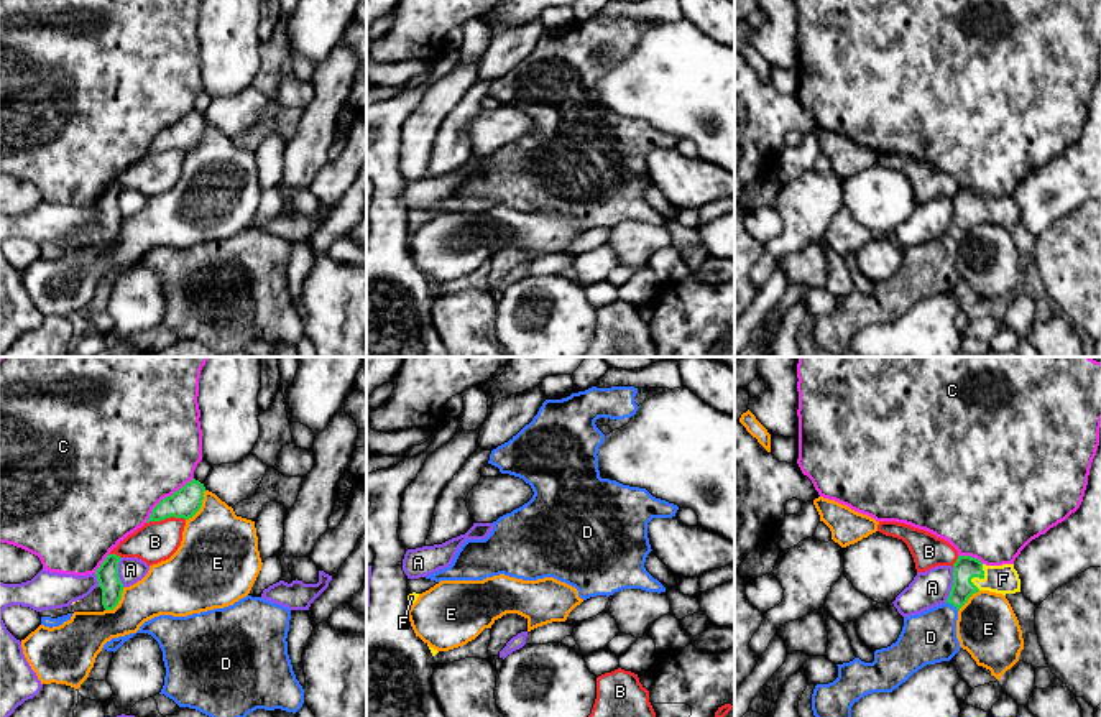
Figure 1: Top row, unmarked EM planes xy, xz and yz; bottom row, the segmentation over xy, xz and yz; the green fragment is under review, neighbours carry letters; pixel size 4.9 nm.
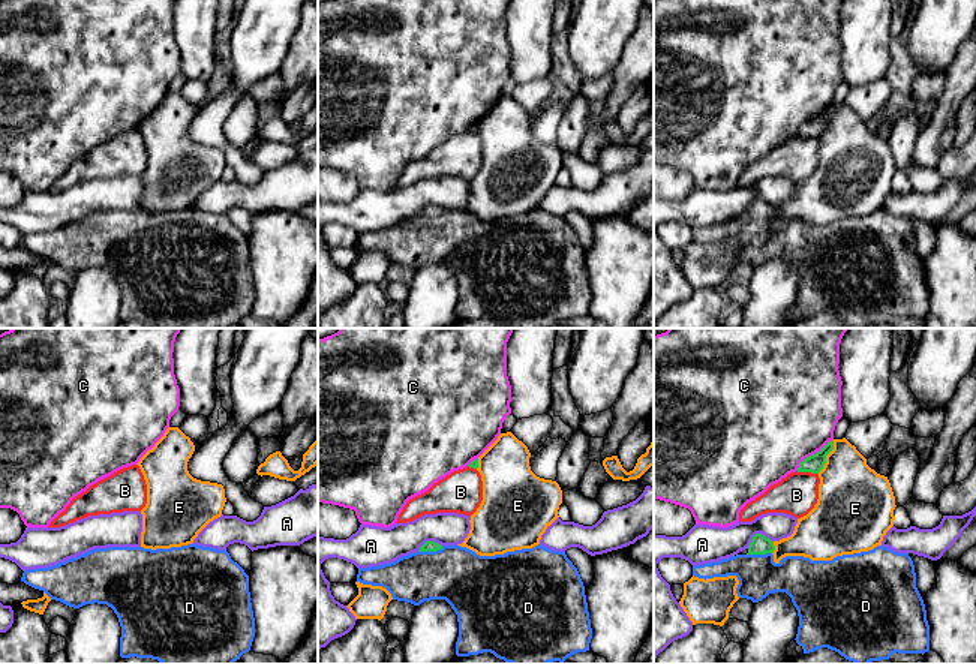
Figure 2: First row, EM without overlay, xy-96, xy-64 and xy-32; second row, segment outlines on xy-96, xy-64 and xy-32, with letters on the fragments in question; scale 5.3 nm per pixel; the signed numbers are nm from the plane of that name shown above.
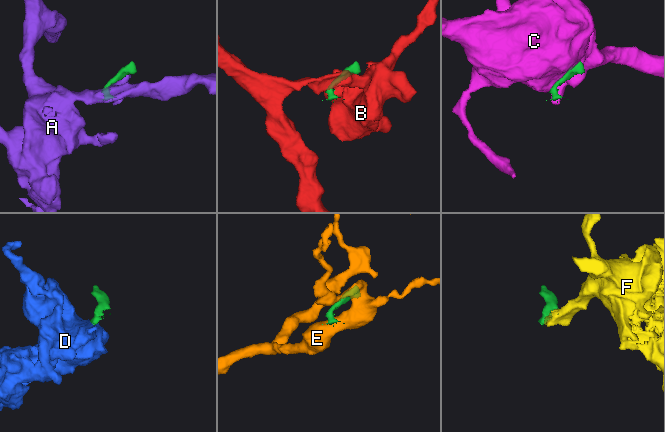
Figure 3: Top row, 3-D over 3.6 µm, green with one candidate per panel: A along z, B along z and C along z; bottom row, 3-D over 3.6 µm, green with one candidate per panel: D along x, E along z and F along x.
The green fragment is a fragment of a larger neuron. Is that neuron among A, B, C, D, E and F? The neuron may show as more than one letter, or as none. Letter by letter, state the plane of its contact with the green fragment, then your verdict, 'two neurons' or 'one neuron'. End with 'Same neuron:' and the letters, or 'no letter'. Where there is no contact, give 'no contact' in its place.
A: yz | two neurons
B: xy | two neurons
C: xy | two neurons
D: yz | one neuron
E: xy | two neurons
F: yz | one neuron
Same neuron: D, F

